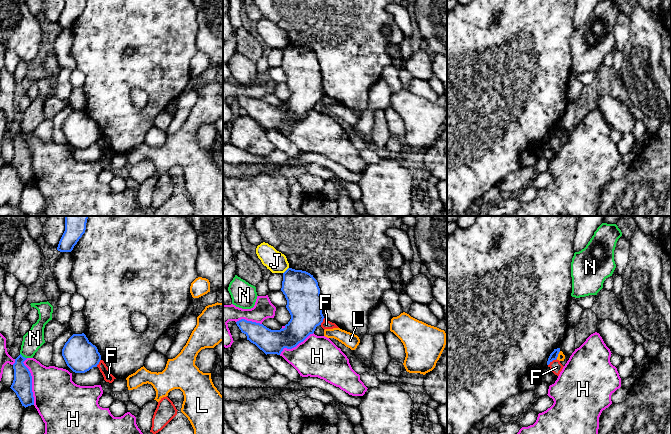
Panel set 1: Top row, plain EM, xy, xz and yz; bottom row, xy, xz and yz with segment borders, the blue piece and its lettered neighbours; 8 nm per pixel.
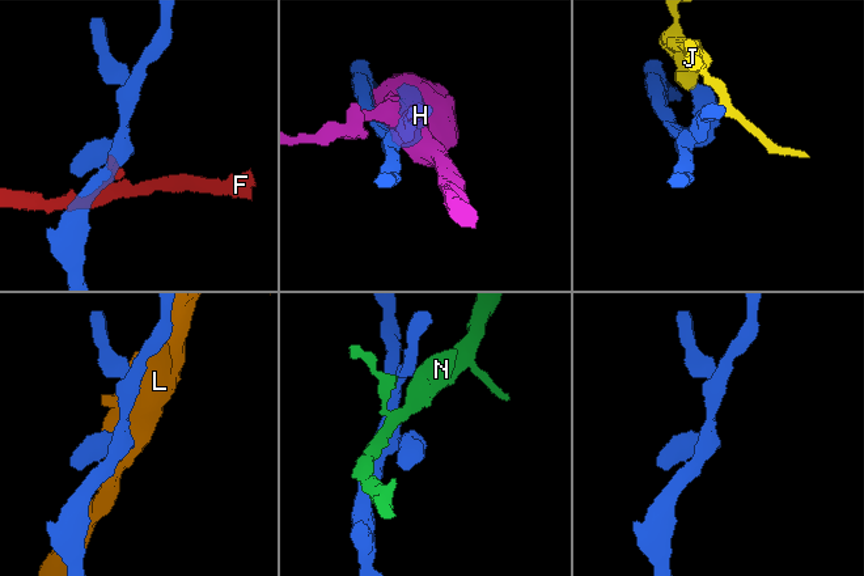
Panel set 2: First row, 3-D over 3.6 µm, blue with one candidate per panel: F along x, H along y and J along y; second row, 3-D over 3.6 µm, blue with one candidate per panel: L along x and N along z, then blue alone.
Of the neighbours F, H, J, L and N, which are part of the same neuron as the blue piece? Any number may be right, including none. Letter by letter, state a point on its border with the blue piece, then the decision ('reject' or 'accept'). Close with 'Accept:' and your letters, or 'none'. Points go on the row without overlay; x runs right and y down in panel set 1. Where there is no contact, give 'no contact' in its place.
F: meets blue in yz at (552, 136); reject
H: meets blue in xy at (31, 157); reject
J: meets blue in xz at (286, 46); reject
L: meets blue in yz at (557, 131); reject
N: meets blue in xy at (22, 132); reject
Accept: none

